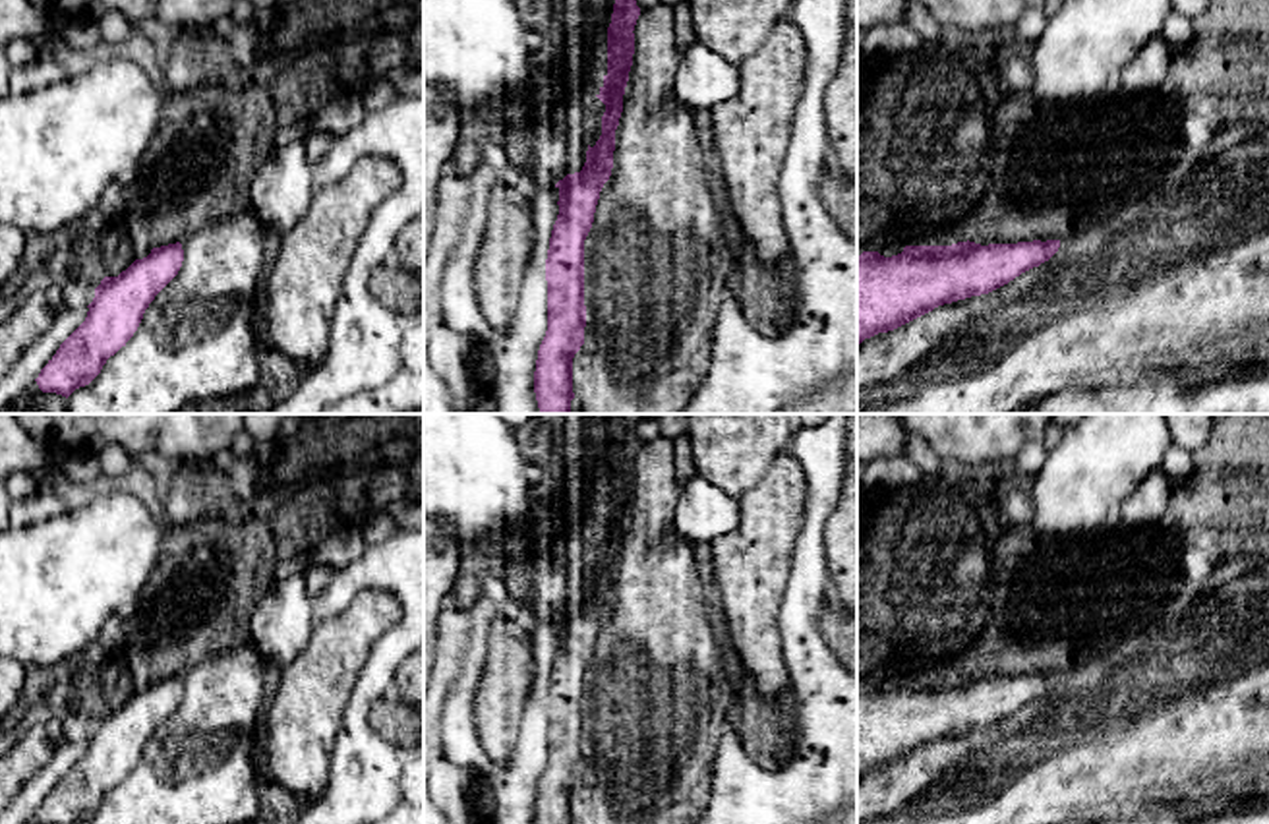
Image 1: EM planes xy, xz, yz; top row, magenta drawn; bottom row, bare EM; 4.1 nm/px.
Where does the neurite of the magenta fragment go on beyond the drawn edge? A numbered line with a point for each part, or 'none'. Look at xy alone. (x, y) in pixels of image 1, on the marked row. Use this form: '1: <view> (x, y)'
none

